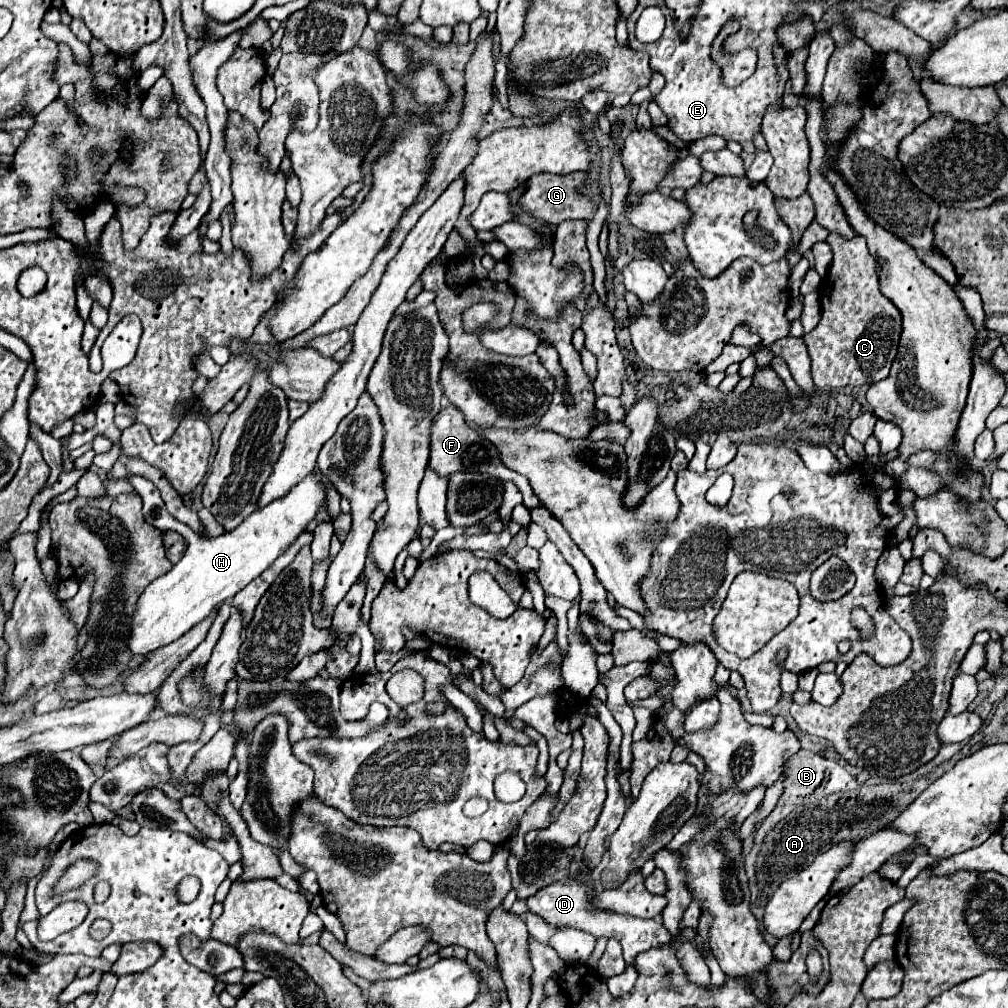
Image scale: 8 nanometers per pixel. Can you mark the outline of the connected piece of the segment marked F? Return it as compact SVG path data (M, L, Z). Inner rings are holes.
M444 407L444 409L440 409L440 413L432 421L432 427L430 427L430 459L428 459L428 465L430 465L432 471L436 471L442 477L448 477L448 475L458 473L458 471L468 471L468 473L478 471L478 473L488 473L492 477L498 477L502 481L512 481L522 491L524 505L528 509L536 509L536 507L542 505L540 499L534 495L528 479L522 477L522 475L518 475L516 471L508 469L502 463L498 449L488 439L484 439L476 429L468 427L466 421L464 421L464 415L456 407Z

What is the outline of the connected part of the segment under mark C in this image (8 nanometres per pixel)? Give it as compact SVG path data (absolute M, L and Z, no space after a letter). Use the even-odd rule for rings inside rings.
M832 232L828 235L828 245L834 251L834 259L824 279L824 289L828 293L820 295L822 319L812 331L804 333L804 343L812 359L814 385L830 391L846 385L856 387L882 381L888 377L898 353L902 315L880 291L878 261L870 255L866 239L860 235L846 239Z

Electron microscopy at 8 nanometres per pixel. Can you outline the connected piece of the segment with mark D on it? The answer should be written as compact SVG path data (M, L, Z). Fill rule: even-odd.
M554 883L548 887L542 887L536 895L528 899L528 909L532 913L542 915L548 923L564 927L576 927L592 933L594 937L614 937L620 941L624 959L628 965L634 963L634 955L648 951L652 947L660 947L670 943L670 931L662 925L662 919L640 919L640 917L626 917L626 915L614 915L614 913L604 913L598 911L590 905L590 891L592 887L582 887L582 883Z

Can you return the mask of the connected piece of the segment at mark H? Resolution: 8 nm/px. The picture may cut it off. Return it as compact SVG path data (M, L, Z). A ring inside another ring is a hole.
M310 473L282 499L276 499L274 503L254 511L236 529L226 531L216 539L202 539L188 525L176 521L166 511L158 489L148 479L140 475L128 475L128 481L144 501L142 513L146 515L146 521L156 529L168 527L180 533L188 543L184 557L166 575L154 579L138 599L130 633L130 649L134 655L150 653L180 639L188 629L206 619L222 601L232 599L252 579L266 571L266 567L270 567L294 543L294 539L306 531L316 513L322 507L328 507L326 485L318 479L318 473Z

